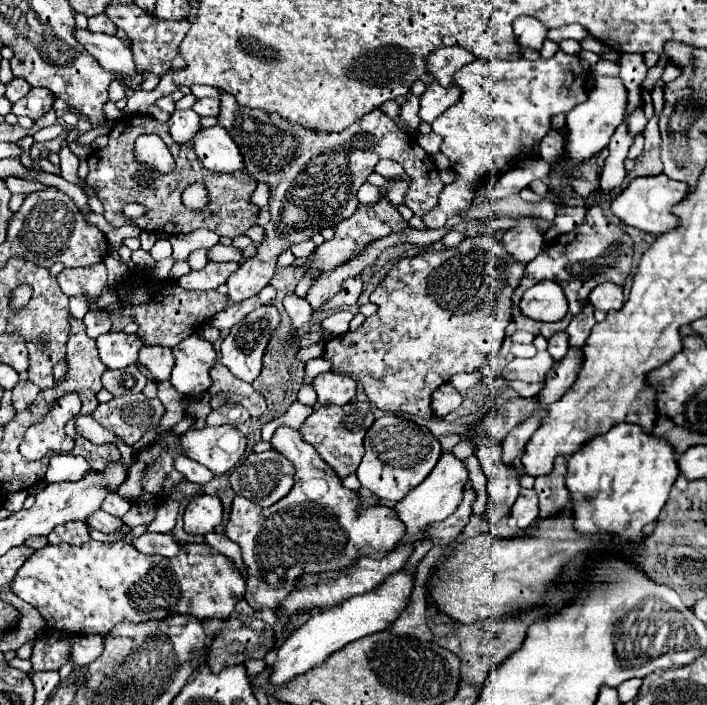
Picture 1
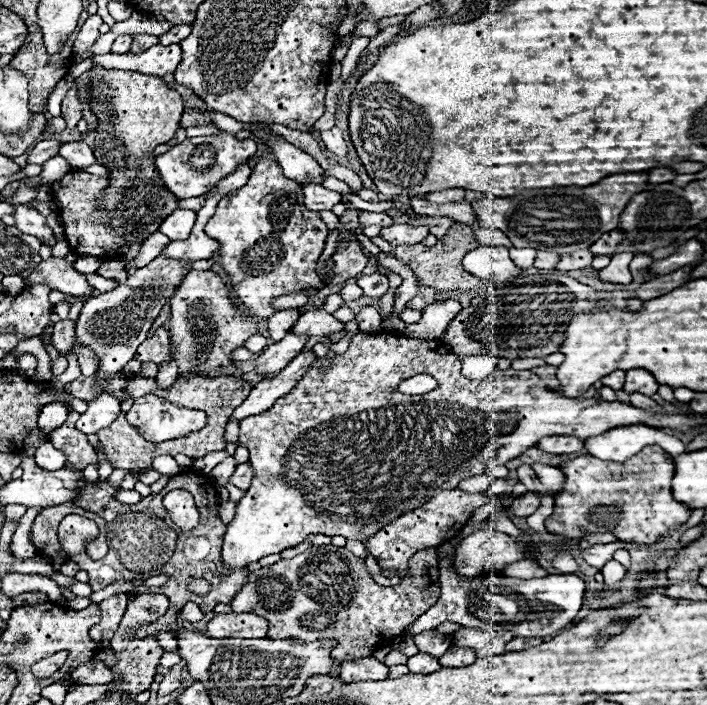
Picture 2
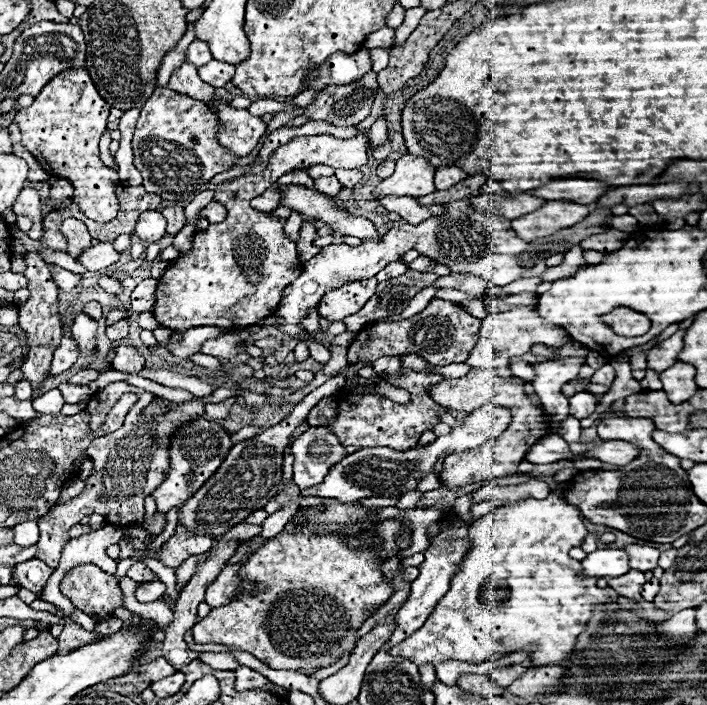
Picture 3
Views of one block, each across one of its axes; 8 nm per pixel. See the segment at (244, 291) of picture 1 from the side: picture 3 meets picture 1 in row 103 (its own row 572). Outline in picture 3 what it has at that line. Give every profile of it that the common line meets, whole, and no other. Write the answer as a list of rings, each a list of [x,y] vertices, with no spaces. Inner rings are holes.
[[[238,564],[226,566],[226,568],[222,568],[220,576],[206,588],[206,600],[204,602],[210,608],[220,608],[220,606],[224,606],[224,604],[228,604],[232,600],[232,596],[236,594],[238,588],[252,590],[250,584],[244,584],[238,578]]]

